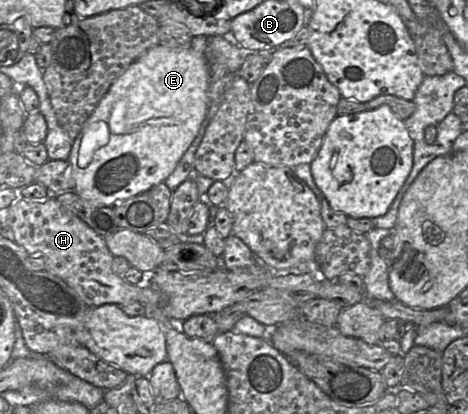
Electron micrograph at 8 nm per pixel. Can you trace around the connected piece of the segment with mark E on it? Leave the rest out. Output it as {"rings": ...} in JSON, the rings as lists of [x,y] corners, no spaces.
{"rings":[[[158,44],[135,60],[130,66],[112,83],[107,93],[100,100],[95,110],[84,124],[81,132],[75,138],[68,161],[70,162],[70,175],[74,180],[74,192],[81,198],[106,207],[112,207],[116,203],[127,200],[153,186],[165,182],[174,171],[179,160],[188,150],[196,138],[200,127],[207,115],[209,106],[210,72],[204,56],[198,54],[192,48],[176,49]]]}

